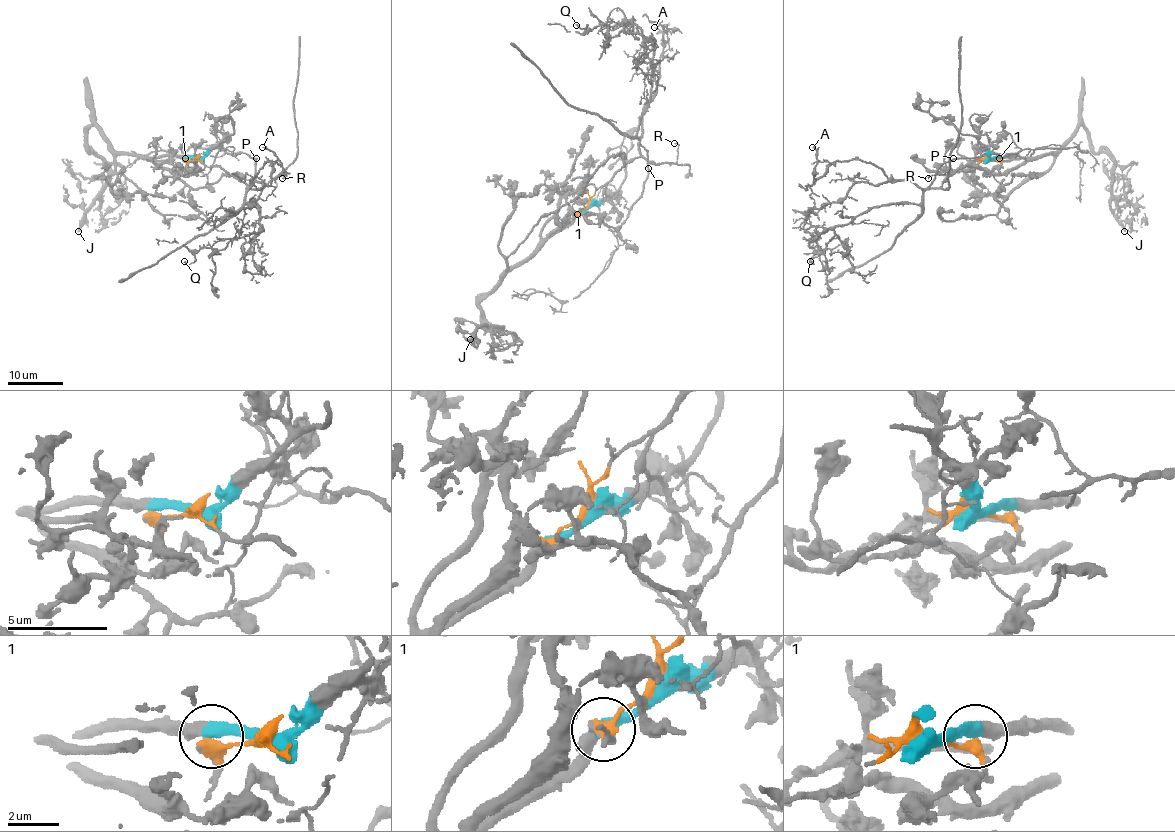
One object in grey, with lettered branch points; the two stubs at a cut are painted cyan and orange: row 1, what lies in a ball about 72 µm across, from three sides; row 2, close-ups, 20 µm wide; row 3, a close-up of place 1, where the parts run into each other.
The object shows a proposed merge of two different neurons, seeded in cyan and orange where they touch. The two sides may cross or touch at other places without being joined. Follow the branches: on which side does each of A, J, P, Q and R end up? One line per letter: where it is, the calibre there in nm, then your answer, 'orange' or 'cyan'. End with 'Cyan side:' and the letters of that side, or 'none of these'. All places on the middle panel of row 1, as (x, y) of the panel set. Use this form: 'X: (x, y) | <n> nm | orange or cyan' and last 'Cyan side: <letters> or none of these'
A: (654, 27) | 140 nm | orange
J: (470, 339) | 320 nm | cyan
P: (648, 168) | 240 nm | orange
Q: (576, 25) | 140 nm | orange
R: (674, 143) | 110 nm | orange
Cyan side: J

